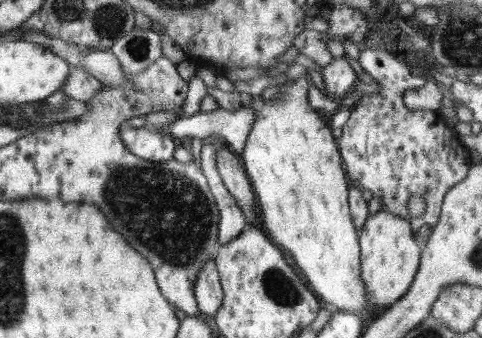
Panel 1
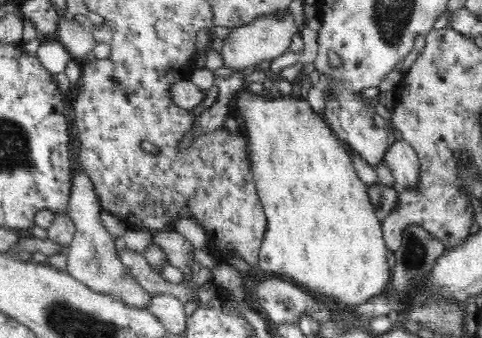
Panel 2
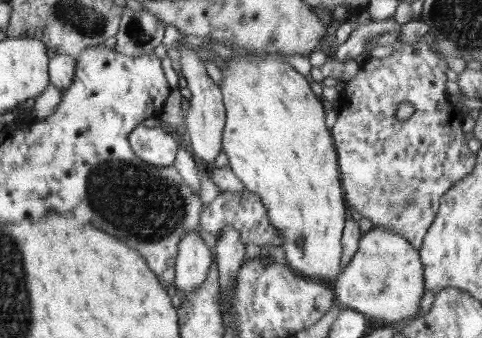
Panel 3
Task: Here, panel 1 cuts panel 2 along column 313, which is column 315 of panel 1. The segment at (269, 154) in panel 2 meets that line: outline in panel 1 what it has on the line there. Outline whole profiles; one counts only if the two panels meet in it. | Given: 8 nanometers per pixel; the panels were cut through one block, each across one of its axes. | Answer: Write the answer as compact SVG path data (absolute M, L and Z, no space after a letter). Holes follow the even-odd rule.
M297 78L271 86L269 92L275 94L273 98L265 100L263 96L251 96L247 108L253 110L255 118L239 156L255 194L255 204L261 208L261 220L267 238L285 254L289 254L323 306L333 306L339 312L361 316L365 322L371 320L371 314L379 312L363 306L365 294L359 280L359 234L349 214L349 182L343 174L337 140L331 136L331 128L321 120L321 114L309 106L307 88L307 78Z

